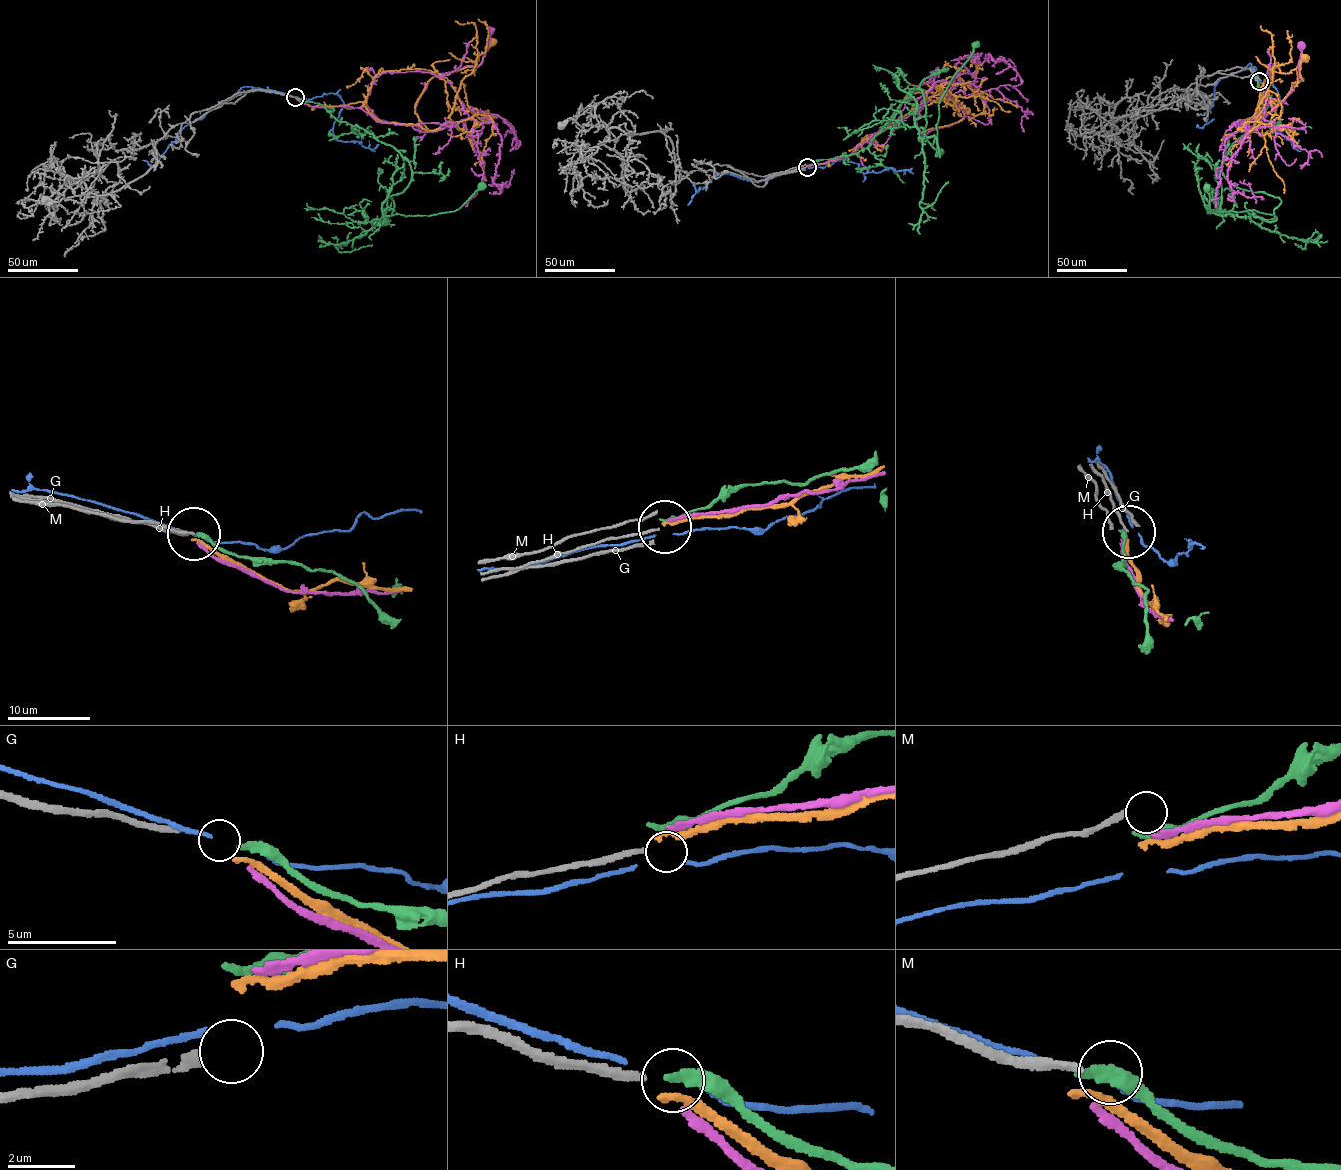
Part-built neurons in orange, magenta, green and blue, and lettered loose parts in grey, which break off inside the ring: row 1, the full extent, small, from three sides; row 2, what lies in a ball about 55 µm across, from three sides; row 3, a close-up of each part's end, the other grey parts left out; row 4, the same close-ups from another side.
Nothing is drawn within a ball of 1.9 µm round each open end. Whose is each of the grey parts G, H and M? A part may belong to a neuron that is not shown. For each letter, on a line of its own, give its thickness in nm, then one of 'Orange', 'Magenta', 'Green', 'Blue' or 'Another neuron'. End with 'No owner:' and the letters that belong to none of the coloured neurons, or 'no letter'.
G: Thickness 200 nm. Another neuron
H: Thickness 240 nm. Another neuron
M: Thickness 260 nm. Another neuron
No owner: G, H, M

